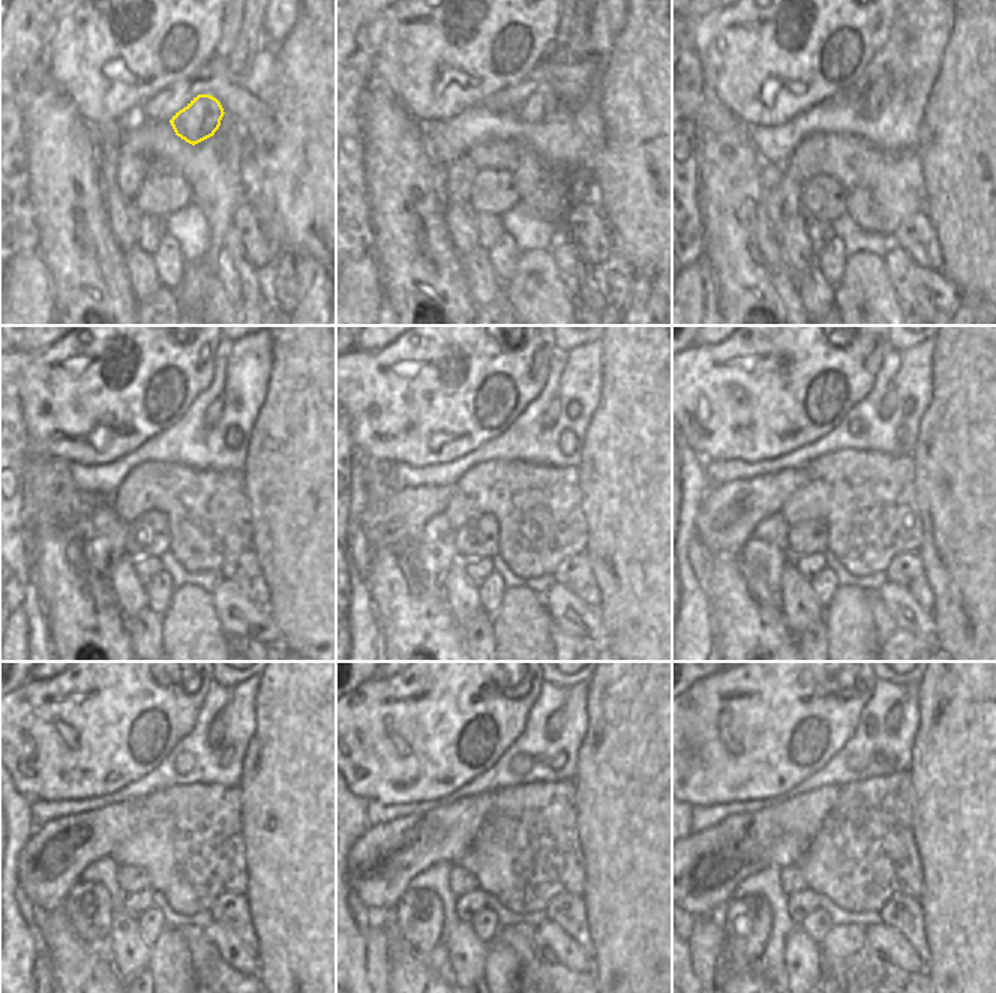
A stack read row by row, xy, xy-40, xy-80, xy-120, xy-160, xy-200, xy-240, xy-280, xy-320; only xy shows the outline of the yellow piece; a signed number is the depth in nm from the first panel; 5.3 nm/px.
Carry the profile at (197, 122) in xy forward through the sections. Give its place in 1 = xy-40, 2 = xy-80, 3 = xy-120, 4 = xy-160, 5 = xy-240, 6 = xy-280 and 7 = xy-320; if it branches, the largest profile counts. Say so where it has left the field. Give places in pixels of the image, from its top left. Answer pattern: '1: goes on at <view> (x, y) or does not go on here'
1: goes on at xy-40 (540, 105)
2: goes on at xy-80 (878, 93)
3: goes on at xy-120 (213, 413)
4: goes on at xy-160 (552, 410)
5: goes on at xy-240 (216, 731)
6: goes on at xy-280 (555, 722)
7: goes on at xy-320 (893, 719)

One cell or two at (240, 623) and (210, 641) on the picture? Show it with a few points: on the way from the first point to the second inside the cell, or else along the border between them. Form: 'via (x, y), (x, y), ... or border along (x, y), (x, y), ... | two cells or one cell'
border along (210, 600), (219, 626), (228, 638) | two cells

